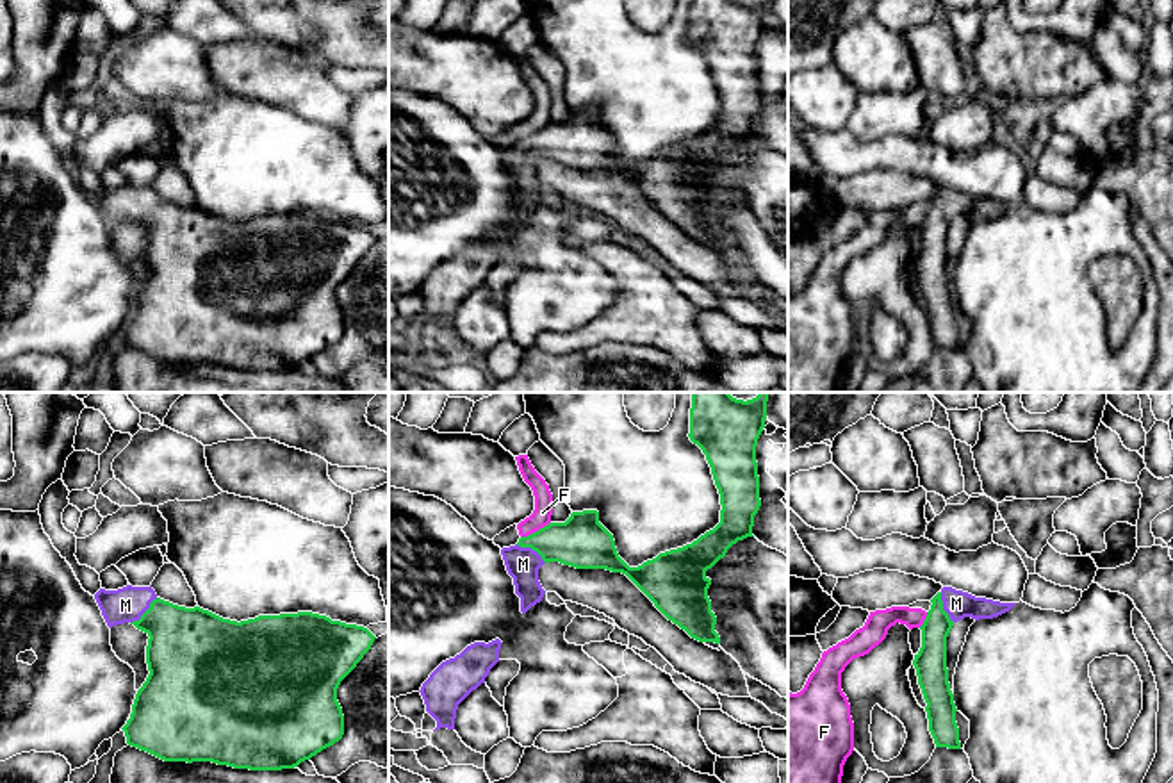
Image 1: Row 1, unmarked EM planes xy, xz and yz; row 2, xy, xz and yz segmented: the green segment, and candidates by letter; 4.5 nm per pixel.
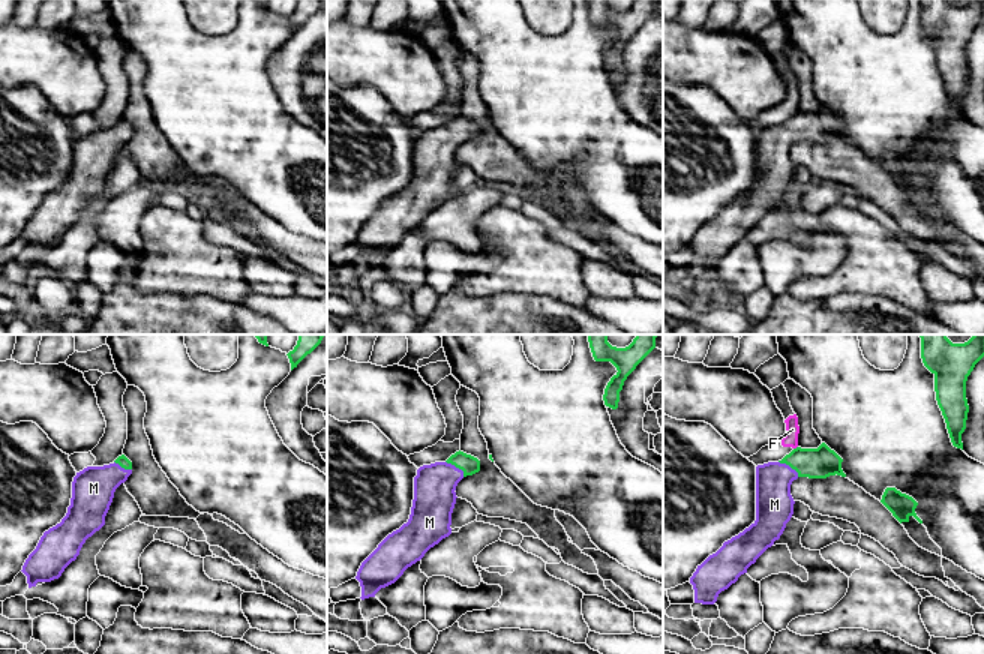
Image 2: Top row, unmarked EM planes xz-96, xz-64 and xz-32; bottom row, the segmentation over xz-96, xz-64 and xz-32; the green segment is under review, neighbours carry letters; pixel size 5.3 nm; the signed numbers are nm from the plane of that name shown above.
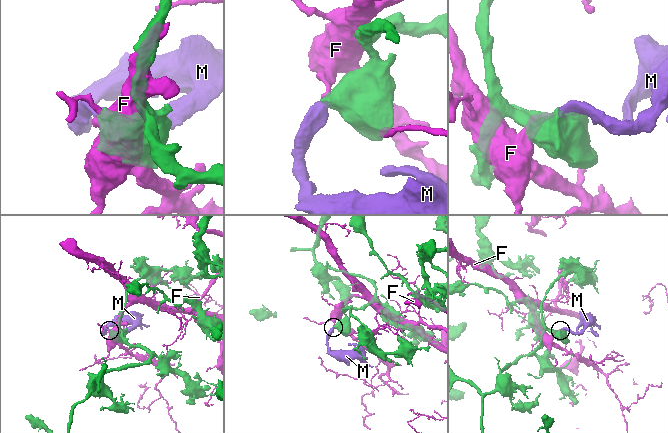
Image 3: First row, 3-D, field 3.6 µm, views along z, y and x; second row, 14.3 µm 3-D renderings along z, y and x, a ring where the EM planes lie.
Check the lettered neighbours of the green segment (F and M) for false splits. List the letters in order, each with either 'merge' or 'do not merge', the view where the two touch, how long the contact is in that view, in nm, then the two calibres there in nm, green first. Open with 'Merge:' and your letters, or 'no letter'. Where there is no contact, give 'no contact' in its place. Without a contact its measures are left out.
Merge: M
F: do not merge; meets green in xz; contact 150 nm long; 240 nm thick on the green side, 90 nm on the other
M: merge; meets green in xy; contact 170 nm long; 360 nm thick on the green side, 160 nm on the other

